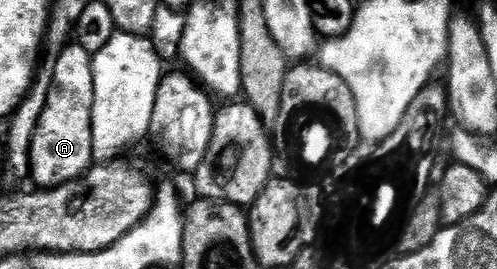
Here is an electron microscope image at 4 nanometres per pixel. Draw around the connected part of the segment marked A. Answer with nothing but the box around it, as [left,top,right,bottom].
[30,42,93,189]

